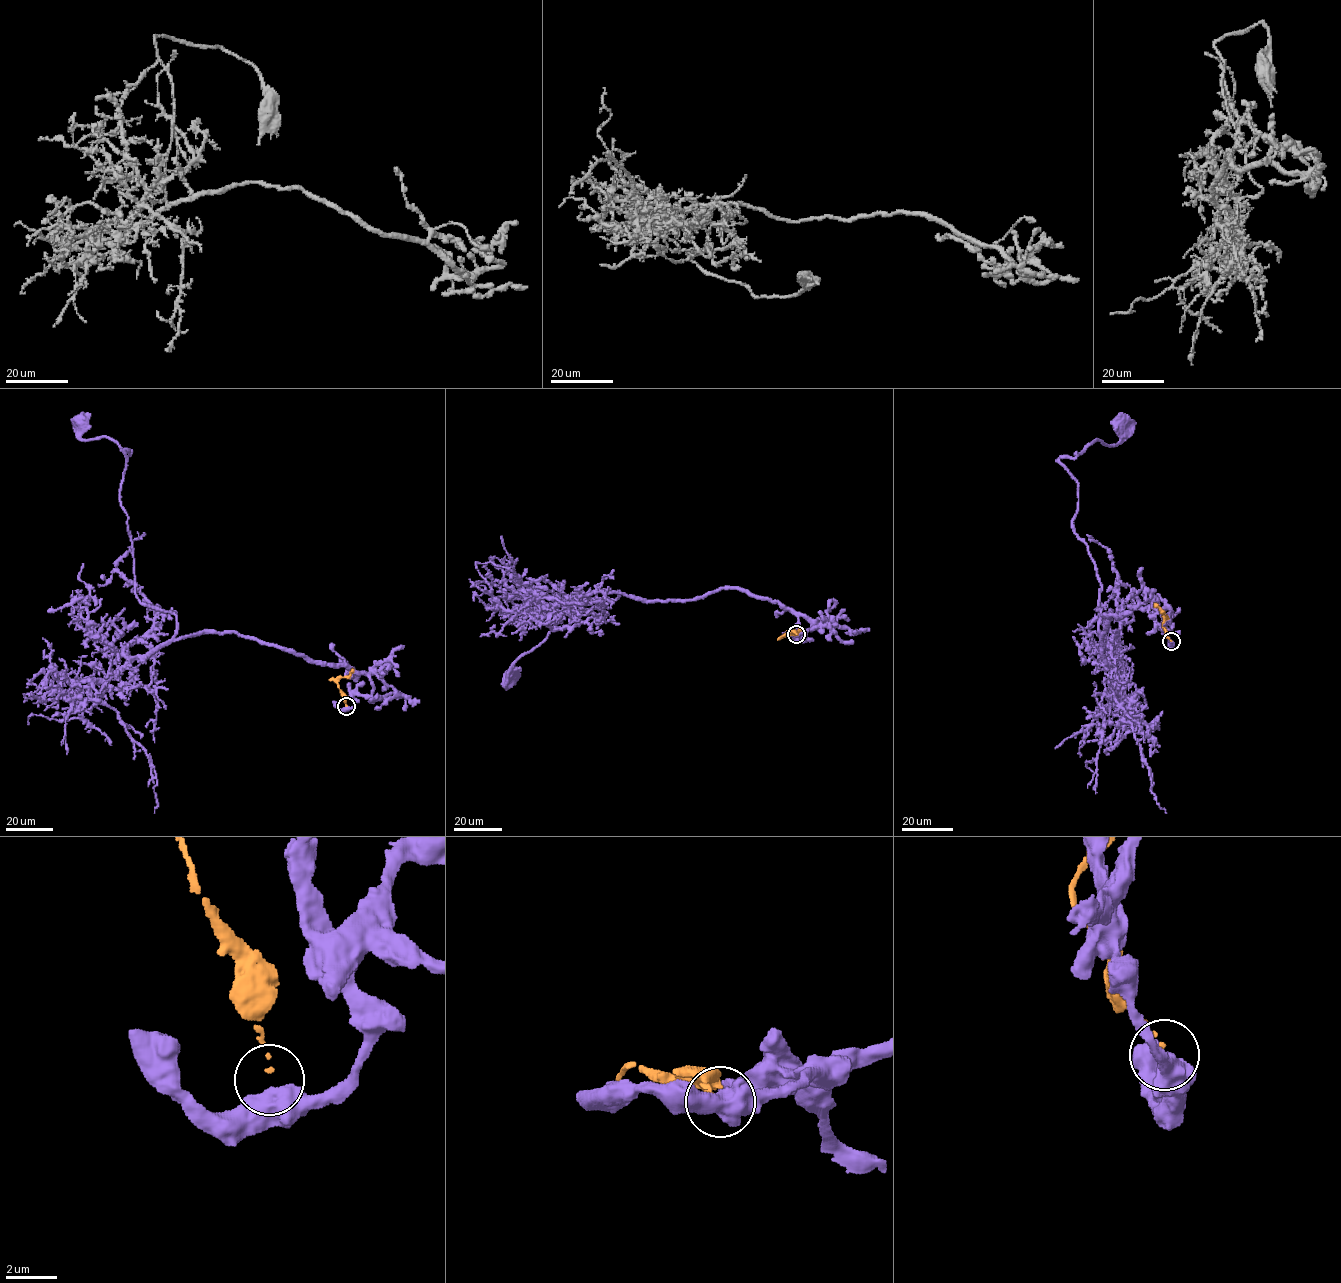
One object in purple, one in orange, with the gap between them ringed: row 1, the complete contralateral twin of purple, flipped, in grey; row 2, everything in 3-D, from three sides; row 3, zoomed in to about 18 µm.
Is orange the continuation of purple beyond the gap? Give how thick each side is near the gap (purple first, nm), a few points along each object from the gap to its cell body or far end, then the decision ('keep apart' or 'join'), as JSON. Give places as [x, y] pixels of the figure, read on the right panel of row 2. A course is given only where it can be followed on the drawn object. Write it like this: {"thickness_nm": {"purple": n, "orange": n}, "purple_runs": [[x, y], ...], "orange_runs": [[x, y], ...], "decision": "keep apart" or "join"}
{"thickness_nm": {"purple": 750, "orange": 100}, "purple_runs": [[1171, 642], [1148, 607], [1110, 610], [1101, 636], [1073, 525], [1059, 458], [1118, 426]], "orange_runs": [[1171, 641], [1162, 627], [1163, 612], [1153, 604]], "decision": "keep apart"}

